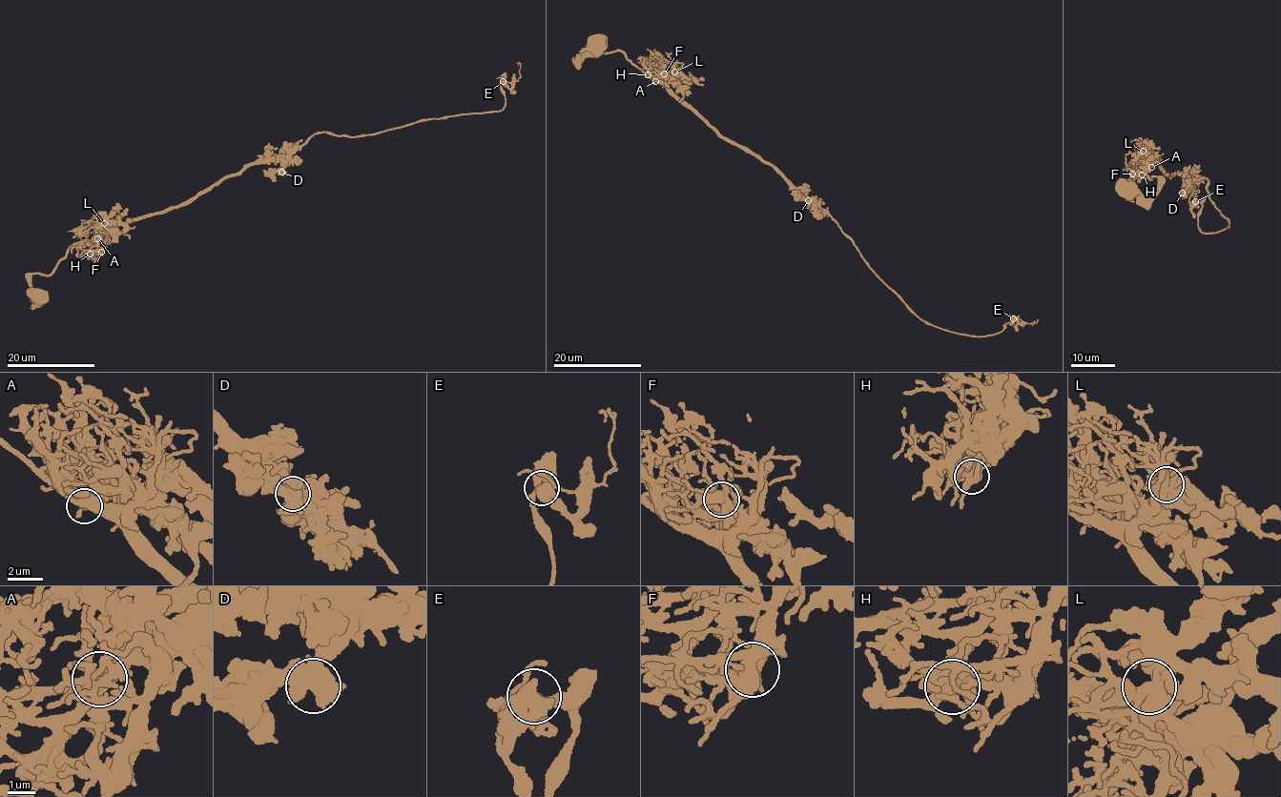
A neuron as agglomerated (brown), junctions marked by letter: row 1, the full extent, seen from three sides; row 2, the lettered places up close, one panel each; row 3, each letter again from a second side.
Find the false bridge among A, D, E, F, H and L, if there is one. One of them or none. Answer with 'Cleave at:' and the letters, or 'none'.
Cleave at: none

